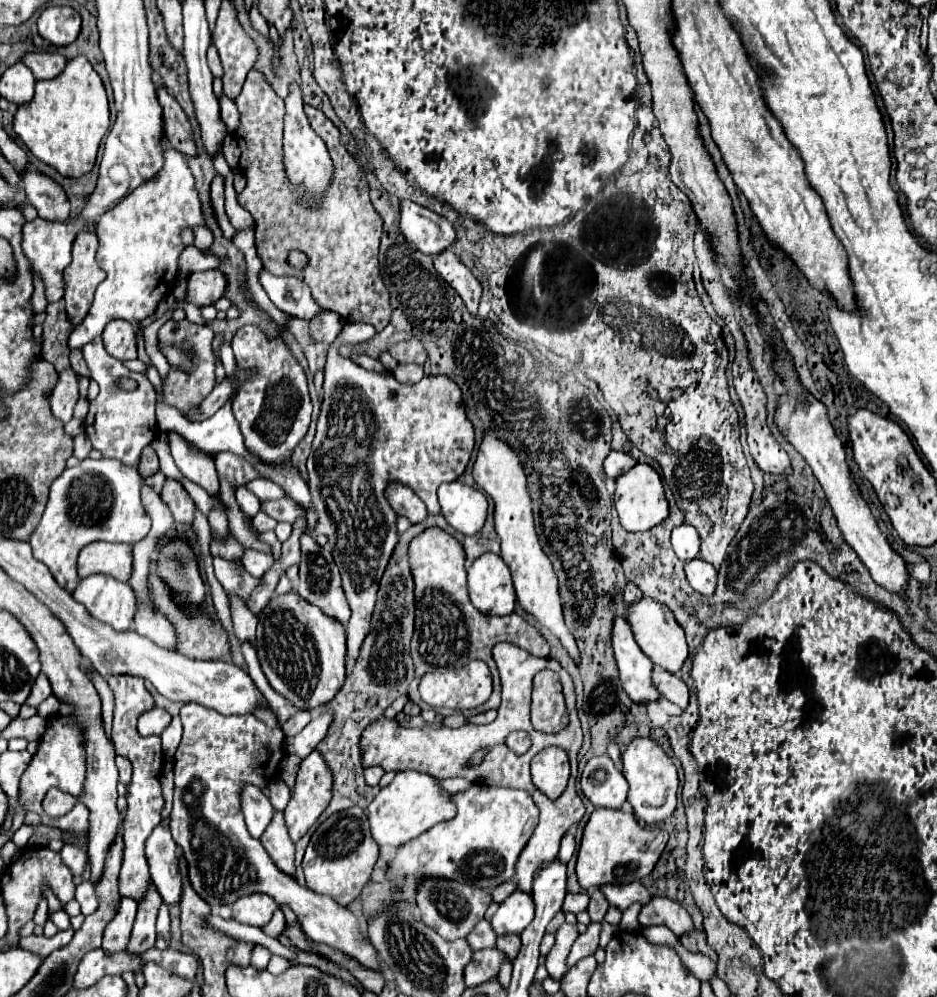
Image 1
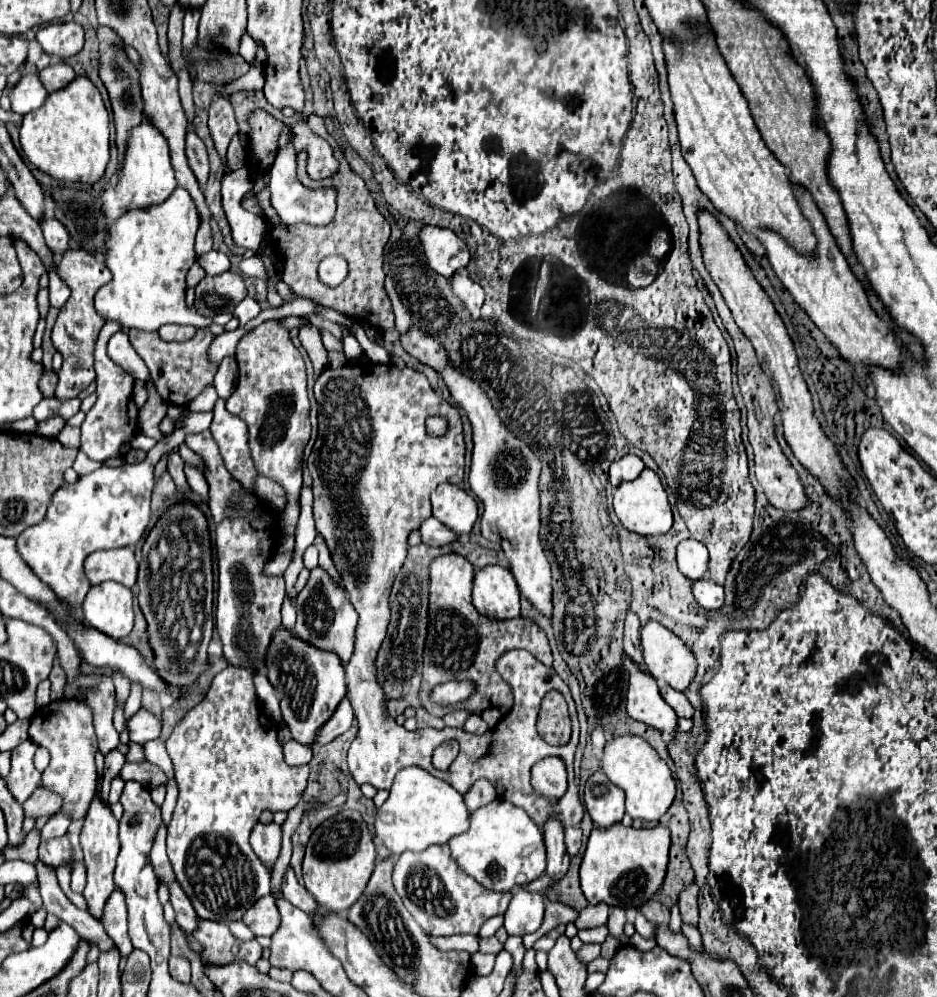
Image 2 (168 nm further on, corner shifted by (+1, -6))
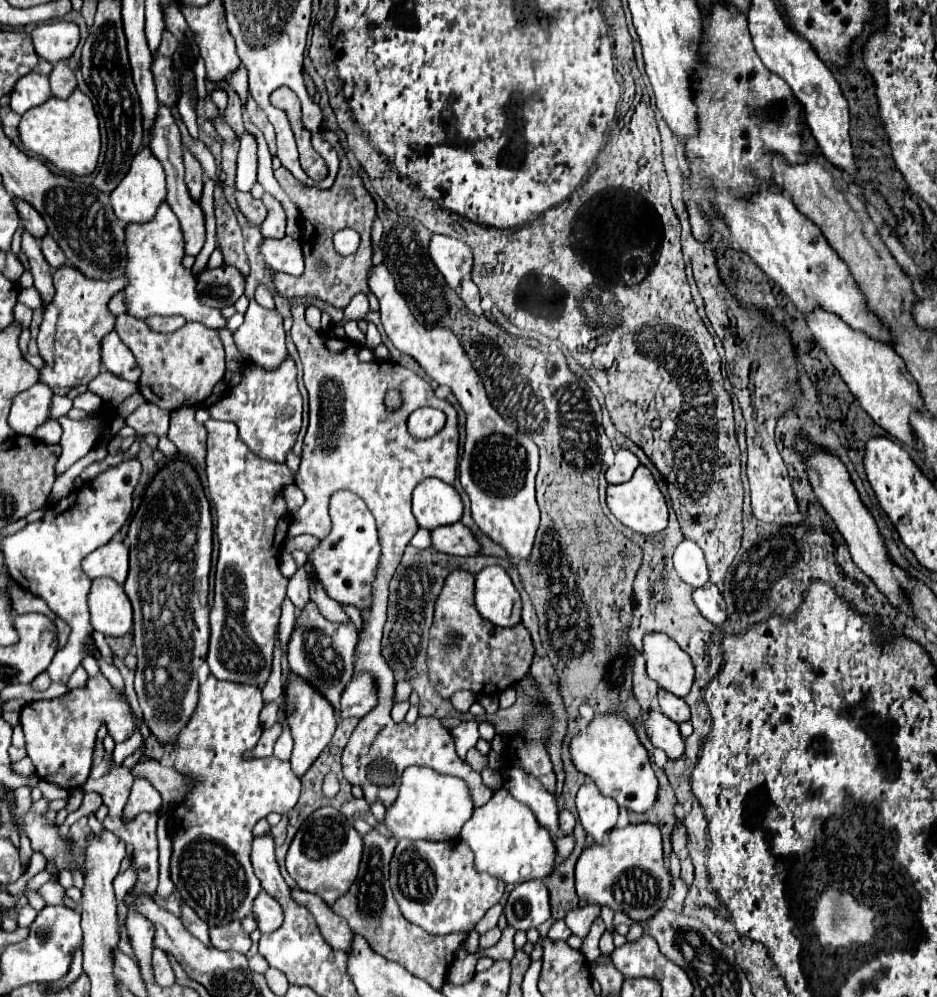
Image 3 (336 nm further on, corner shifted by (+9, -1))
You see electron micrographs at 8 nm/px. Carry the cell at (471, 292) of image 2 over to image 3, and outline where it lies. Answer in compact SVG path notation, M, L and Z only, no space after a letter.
M465 278L465 282L461 282L461 300L467 304L467 308L471 310L471 312L475 312L477 316L481 316L483 314L483 310L481 310L481 306L479 306L479 302L481 302L481 298L479 298L479 288L475 286L475 282L471 280L471 278Z

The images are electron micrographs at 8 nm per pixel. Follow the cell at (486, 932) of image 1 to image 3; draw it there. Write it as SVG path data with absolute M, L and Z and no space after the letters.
M493 928L493 930L489 930L489 932L485 932L483 936L481 936L481 948L491 948L491 946L495 946L497 942L499 942L499 938L501 938L501 930L499 928Z

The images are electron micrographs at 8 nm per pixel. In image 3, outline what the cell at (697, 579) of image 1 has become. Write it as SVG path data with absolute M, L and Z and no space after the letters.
M715 584L697 588L693 592L693 600L697 604L697 608L701 610L701 614L715 626L721 626L727 620L727 612L725 612L725 602L721 592L717 590Z

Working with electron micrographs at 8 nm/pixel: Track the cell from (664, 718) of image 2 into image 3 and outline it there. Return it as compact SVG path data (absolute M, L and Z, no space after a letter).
M651 710L645 722L647 732L651 734L651 742L655 748L663 748L669 760L679 760L685 754L685 744L679 734L679 728L673 720L665 718L659 710Z

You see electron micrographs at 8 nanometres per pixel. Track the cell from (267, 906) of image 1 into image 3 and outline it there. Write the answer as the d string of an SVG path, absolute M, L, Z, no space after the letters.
M259 892L255 898L253 914L257 918L261 932L275 932L283 924L283 910L275 898L271 898L267 892Z

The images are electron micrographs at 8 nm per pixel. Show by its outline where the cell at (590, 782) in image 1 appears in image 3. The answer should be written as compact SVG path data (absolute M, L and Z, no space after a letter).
M585 782L577 794L579 822L595 844L601 844L607 832L617 824L617 802L599 794L593 782Z

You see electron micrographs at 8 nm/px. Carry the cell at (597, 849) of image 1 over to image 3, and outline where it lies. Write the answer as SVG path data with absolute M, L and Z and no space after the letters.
M629 824L625 828L615 828L605 836L603 846L591 846L587 850L583 850L583 854L577 860L575 866L575 890L577 896L585 902L595 902L599 906L609 906L615 912L623 912L627 914L633 922L647 922L655 916L655 912L659 912L663 908L663 900L667 900L671 896L671 874L665 868L665 860L663 860L663 848L661 848L661 834L659 828L653 824Z

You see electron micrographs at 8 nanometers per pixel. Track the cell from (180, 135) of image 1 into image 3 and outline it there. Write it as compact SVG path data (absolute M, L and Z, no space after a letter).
M189 150L183 152L183 158L185 158L185 184L187 184L187 190L189 190L191 198L195 202L199 202L201 192L203 192L203 168L201 168L199 160Z

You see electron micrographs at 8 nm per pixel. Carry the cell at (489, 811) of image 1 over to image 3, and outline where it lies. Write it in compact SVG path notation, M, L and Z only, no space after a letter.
M505 788L495 790L493 798L485 806L475 808L471 820L461 830L461 840L465 840L473 850L477 870L499 876L507 884L535 878L541 880L555 870L557 852L549 832L537 822L531 808L515 800Z

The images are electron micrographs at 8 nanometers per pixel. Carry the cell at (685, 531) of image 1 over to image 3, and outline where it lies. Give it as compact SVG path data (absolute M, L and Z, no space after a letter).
M683 540L673 554L673 564L683 582L693 588L701 588L709 582L709 570L705 564L703 550L695 542Z

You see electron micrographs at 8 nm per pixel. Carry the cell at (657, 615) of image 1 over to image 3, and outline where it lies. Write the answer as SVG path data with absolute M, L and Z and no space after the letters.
M647 634L643 640L643 654L647 660L647 674L659 688L685 698L693 684L691 658L665 634Z

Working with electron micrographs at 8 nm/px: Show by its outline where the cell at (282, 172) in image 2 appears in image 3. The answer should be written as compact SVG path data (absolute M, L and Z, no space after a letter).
M269 194L263 196L263 202L267 204L269 214L267 214L265 222L261 224L261 234L265 238L283 238L285 236L285 212L283 212L281 204Z

